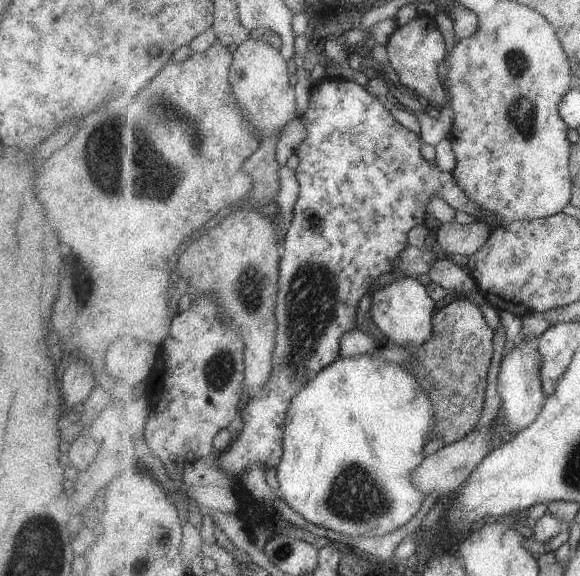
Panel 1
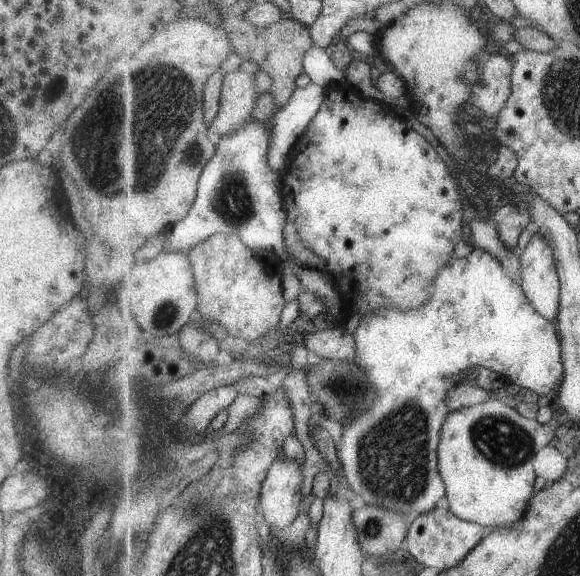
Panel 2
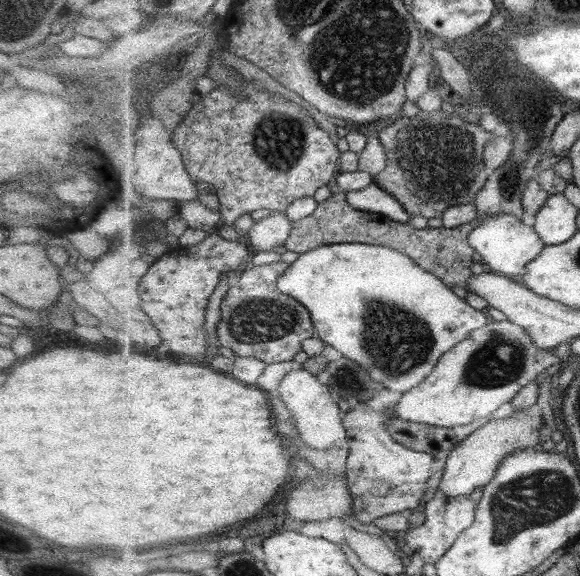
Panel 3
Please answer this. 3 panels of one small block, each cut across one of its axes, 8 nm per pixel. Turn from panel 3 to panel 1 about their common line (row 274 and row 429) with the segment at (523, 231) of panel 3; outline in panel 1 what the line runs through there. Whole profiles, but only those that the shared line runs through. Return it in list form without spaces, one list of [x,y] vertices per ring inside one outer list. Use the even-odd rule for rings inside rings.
[[[521,338],[520,341],[515,340],[514,347],[503,357],[500,365],[497,390],[501,400],[501,408],[499,409],[503,410],[505,417],[498,422],[503,430],[503,441],[533,424],[548,397],[542,385],[544,356],[540,351],[538,338],[525,342],[523,340],[525,338]]]

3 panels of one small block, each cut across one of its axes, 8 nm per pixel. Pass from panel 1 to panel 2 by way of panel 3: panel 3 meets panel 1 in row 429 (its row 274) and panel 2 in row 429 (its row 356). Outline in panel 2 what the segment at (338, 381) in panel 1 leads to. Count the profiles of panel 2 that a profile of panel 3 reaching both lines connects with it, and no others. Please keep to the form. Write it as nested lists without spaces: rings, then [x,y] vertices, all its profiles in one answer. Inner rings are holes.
[[[474,248],[468,256],[464,258],[452,258],[443,268],[439,270],[439,275],[435,276],[435,280],[431,280],[433,284],[429,286],[429,300],[419,306],[419,308],[409,308],[409,310],[397,310],[397,308],[381,308],[375,314],[367,316],[360,320],[358,328],[355,330],[355,350],[357,350],[357,358],[354,363],[359,364],[359,368],[367,374],[369,380],[373,380],[373,384],[377,384],[381,398],[375,402],[373,410],[367,414],[363,412],[361,416],[357,416],[355,420],[351,420],[347,424],[347,428],[343,429],[345,434],[341,434],[341,445],[338,453],[338,460],[342,465],[342,474],[347,478],[351,489],[354,493],[361,496],[366,505],[377,506],[377,508],[387,508],[391,512],[401,512],[405,516],[405,520],[409,524],[413,524],[419,516],[433,512],[442,502],[443,498],[447,496],[446,481],[443,480],[442,473],[439,469],[439,446],[442,443],[443,427],[446,426],[447,419],[450,418],[452,409],[447,406],[447,392],[450,389],[451,376],[459,374],[463,377],[465,372],[475,366],[483,366],[484,368],[497,372],[499,376],[503,377],[506,383],[513,383],[521,388],[530,389],[538,395],[545,396],[551,390],[555,392],[557,381],[564,376],[563,365],[563,348],[560,341],[560,332],[557,324],[553,324],[551,320],[547,320],[545,316],[541,316],[535,306],[530,301],[530,298],[523,292],[519,281],[515,280],[505,268],[495,259],[489,252],[481,248]]]

